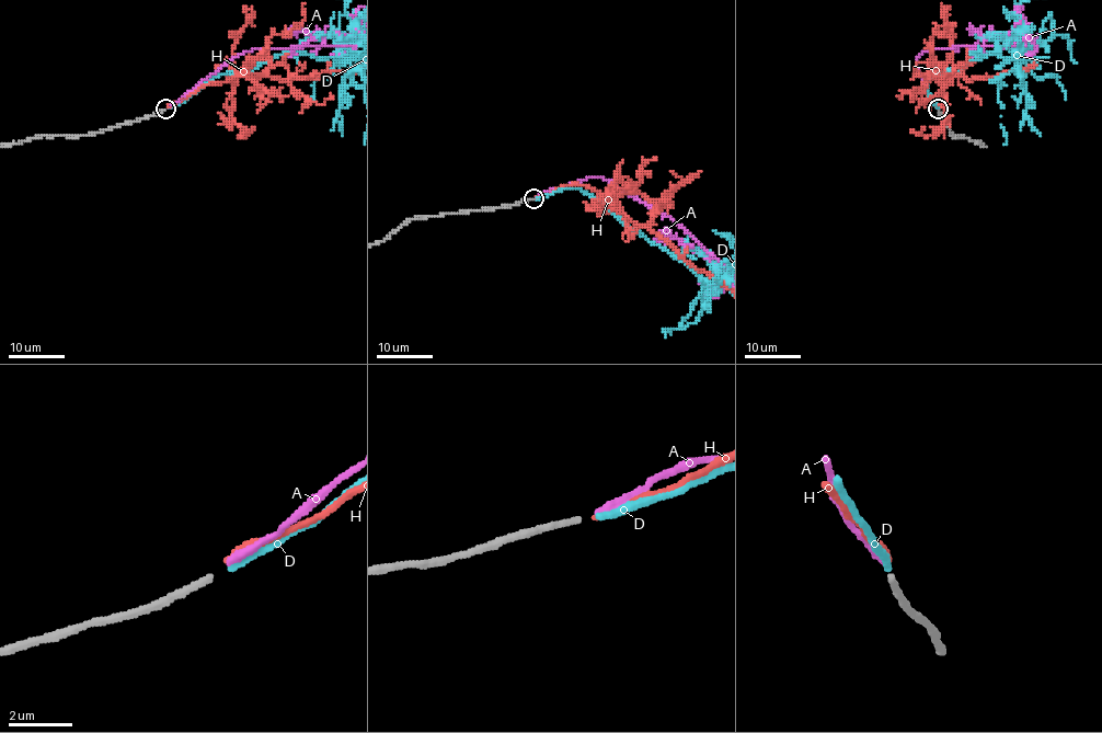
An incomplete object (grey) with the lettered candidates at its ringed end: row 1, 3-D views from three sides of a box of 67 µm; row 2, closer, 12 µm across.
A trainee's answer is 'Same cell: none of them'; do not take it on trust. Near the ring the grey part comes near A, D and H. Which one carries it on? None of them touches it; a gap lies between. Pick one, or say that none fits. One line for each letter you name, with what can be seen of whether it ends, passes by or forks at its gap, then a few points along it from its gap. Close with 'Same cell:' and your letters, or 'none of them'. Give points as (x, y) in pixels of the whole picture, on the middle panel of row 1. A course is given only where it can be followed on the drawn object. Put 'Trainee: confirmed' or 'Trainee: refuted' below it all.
D: it ends; course (537, 198), (563, 189), (588, 193), (698, 274), (720, 279), (713, 276), (713, 294), (700, 312), (708, 301)
Same cell: D
Trainee: refuted

